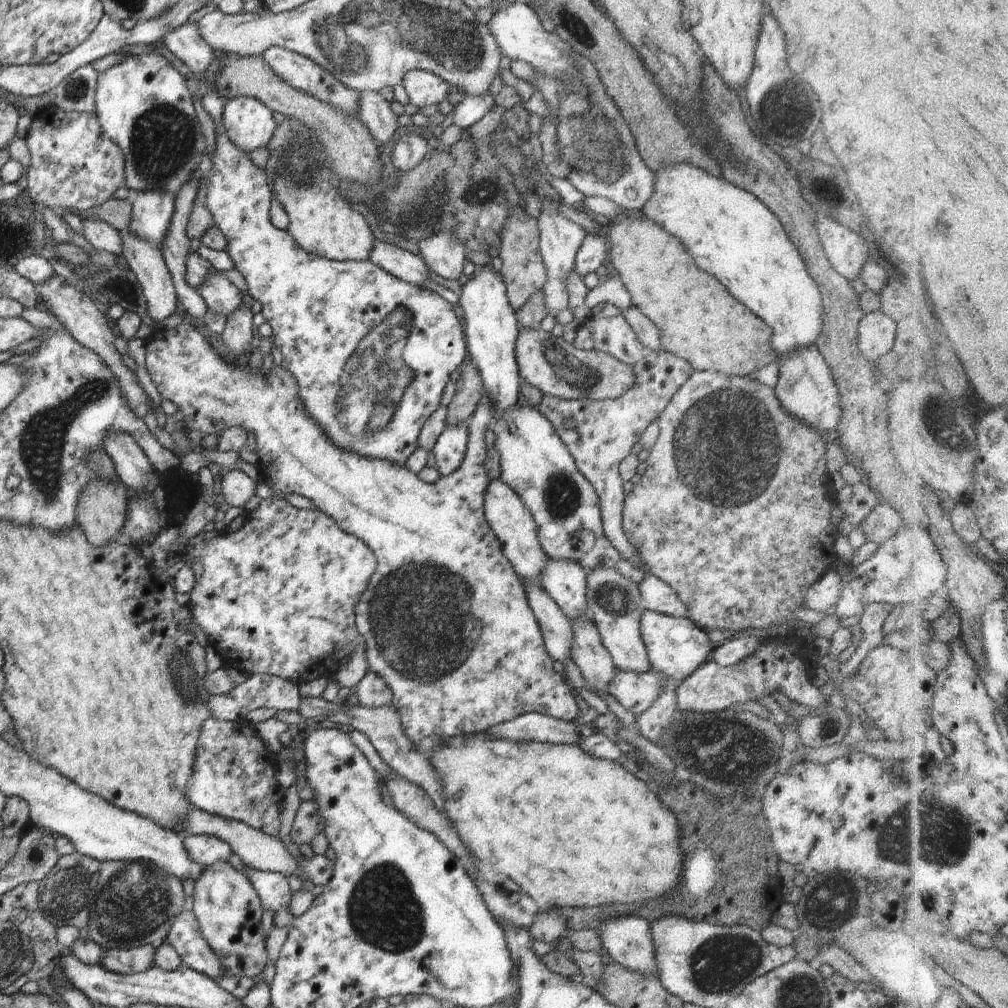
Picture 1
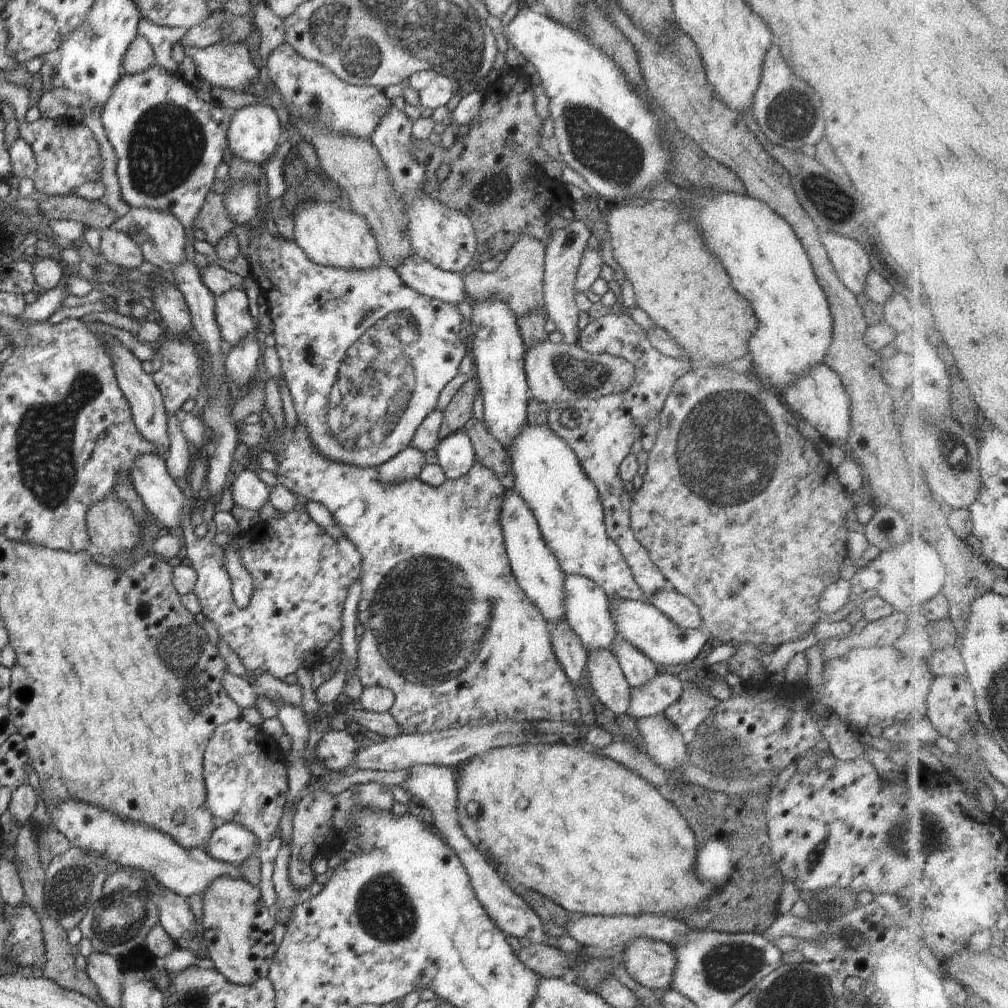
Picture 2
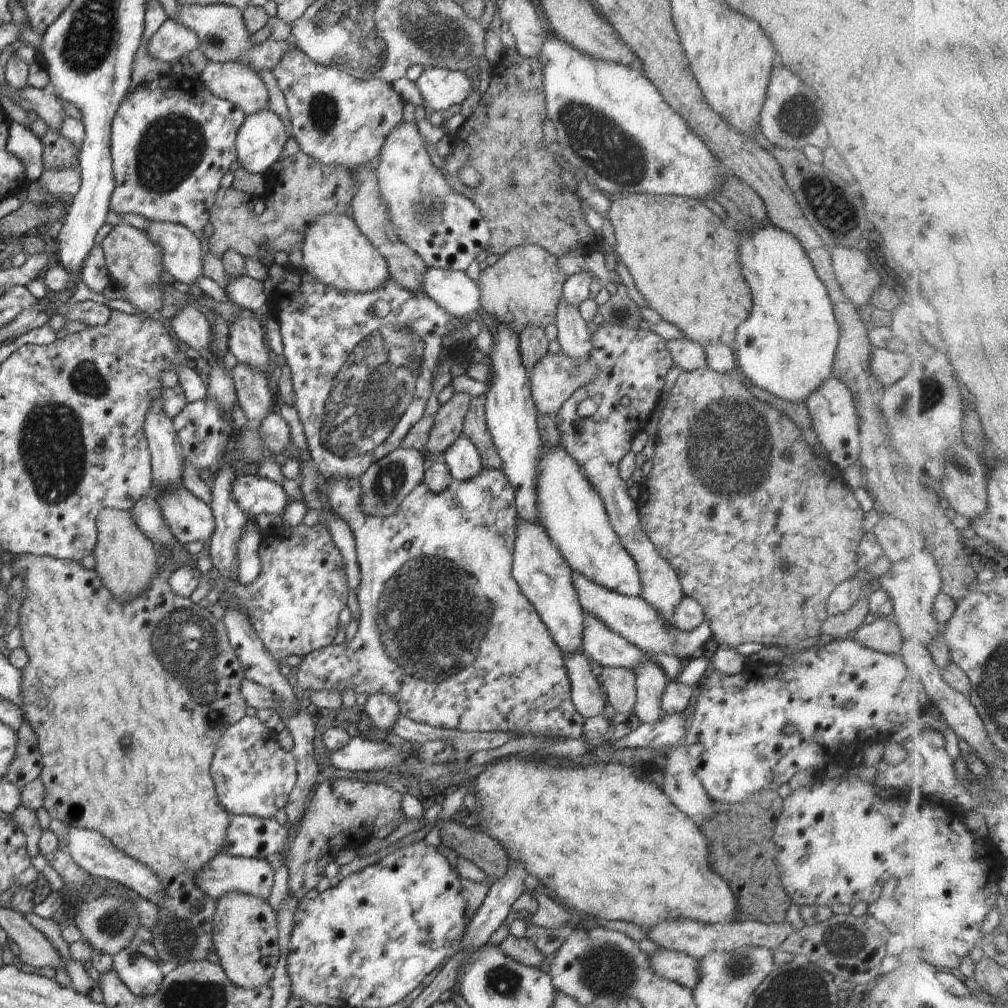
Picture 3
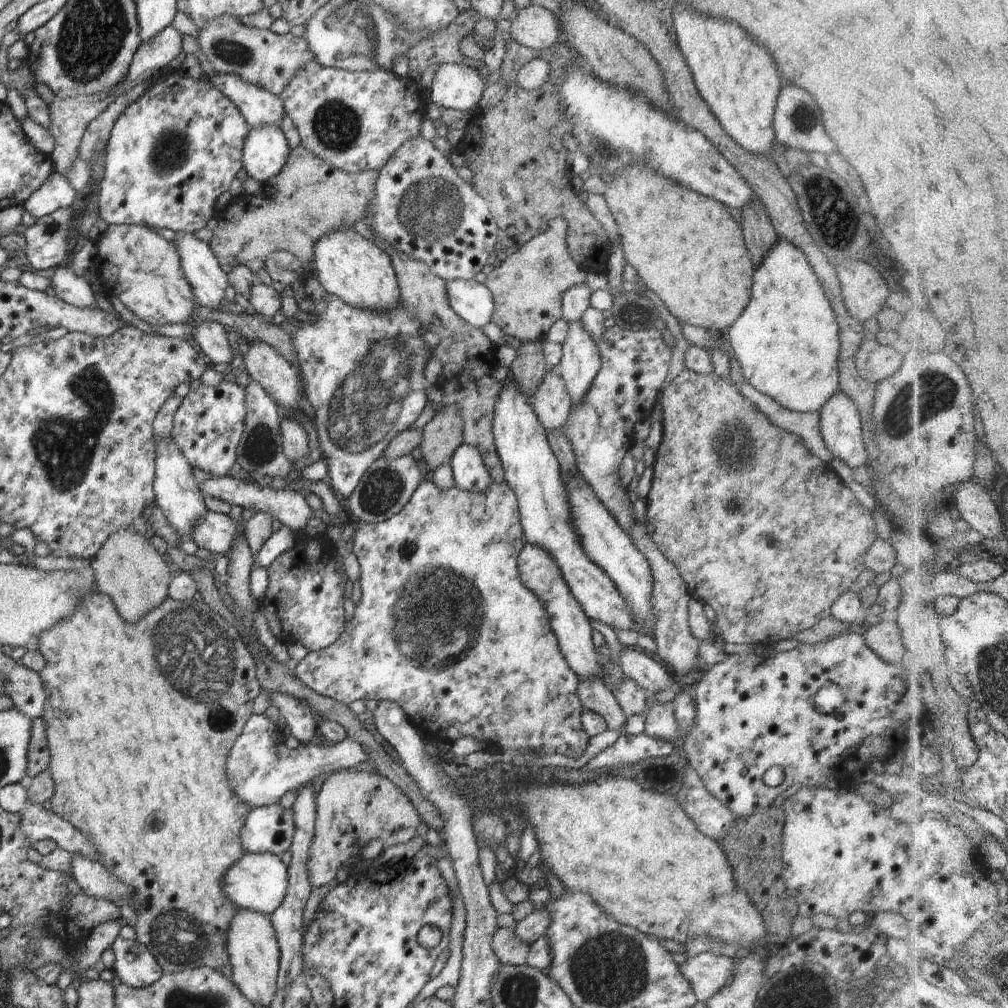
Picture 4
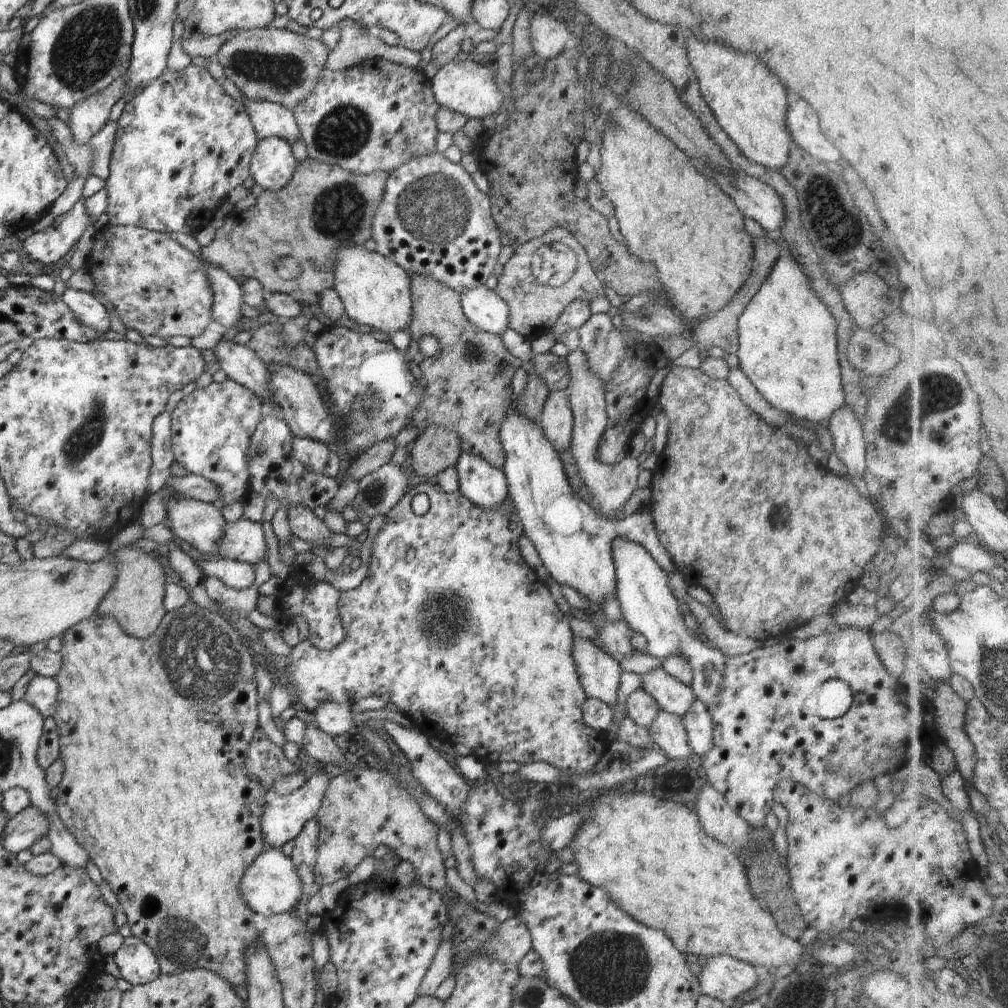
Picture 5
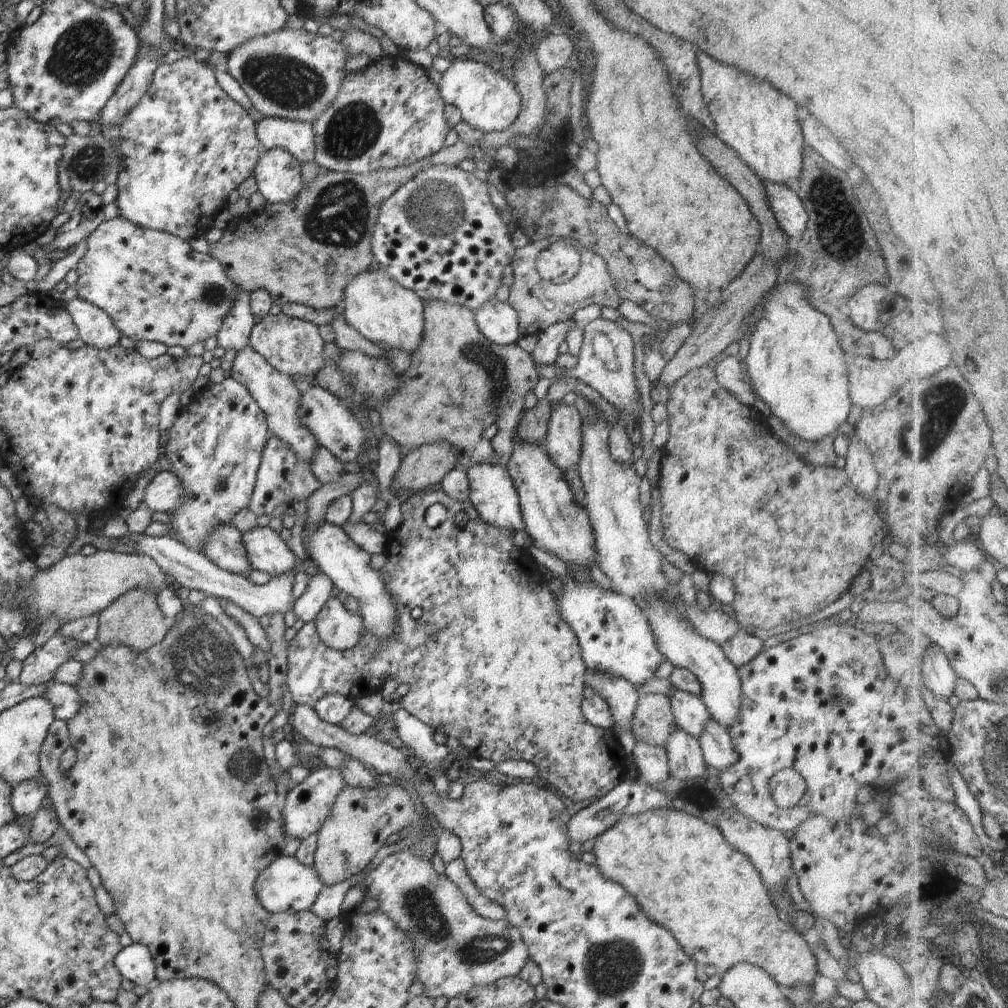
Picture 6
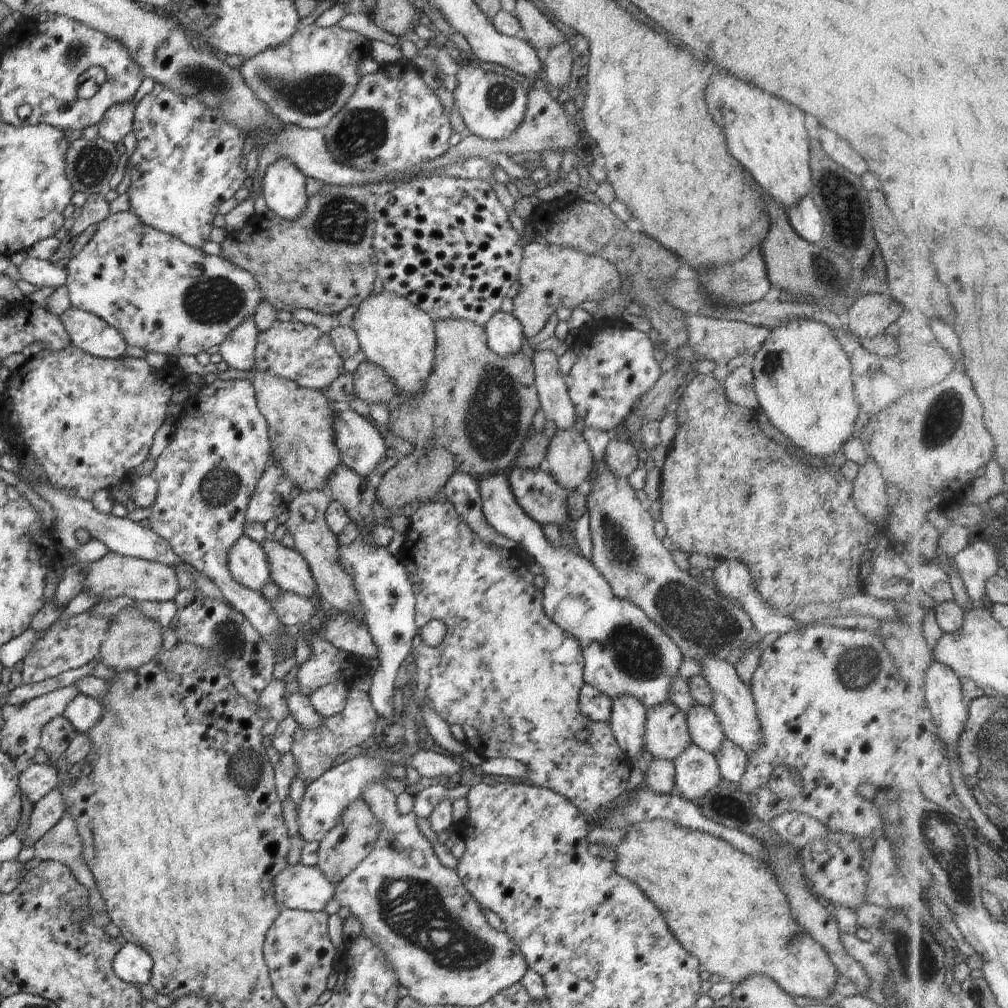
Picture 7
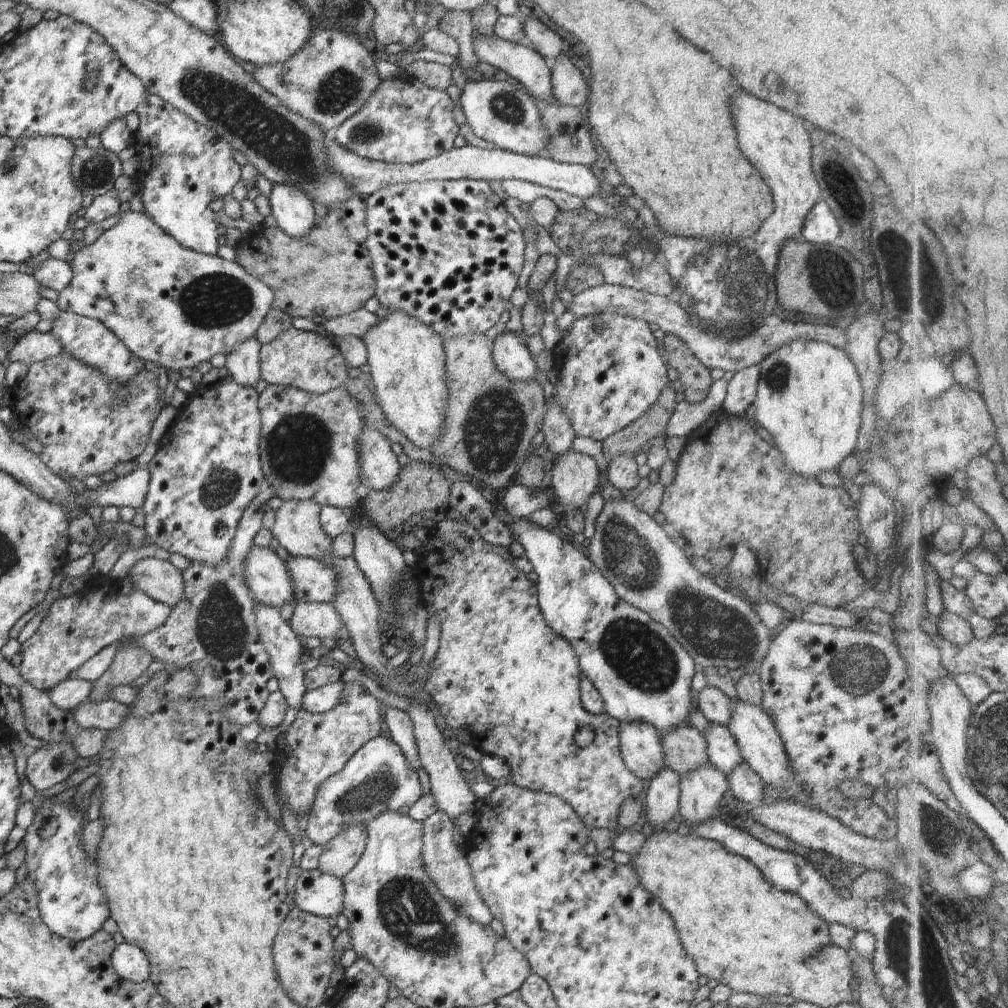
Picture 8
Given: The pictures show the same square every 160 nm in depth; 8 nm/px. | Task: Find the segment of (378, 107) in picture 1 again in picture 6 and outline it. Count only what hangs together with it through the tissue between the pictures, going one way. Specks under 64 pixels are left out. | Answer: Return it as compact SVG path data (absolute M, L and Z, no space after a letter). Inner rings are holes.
M434 165L421 168L408 182L402 186L397 187L394 194L387 198L380 207L380 214L378 215L374 234L371 238L371 251L374 258L378 261L379 268L382 269L390 278L393 278L399 285L415 292L423 301L428 299L438 299L452 304L459 304L468 307L474 312L482 303L485 303L489 298L494 298L498 288L502 286L502 270L512 262L515 247L511 242L512 228L494 207L490 201L488 184L482 181L472 173L462 170L456 166Z

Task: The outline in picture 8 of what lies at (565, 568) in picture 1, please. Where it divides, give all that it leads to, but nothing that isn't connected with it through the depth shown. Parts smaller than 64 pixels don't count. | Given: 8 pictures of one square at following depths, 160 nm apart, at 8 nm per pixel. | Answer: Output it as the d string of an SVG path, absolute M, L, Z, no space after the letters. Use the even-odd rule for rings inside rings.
M710 723L710 728L703 732L703 736L708 744L710 763L728 778L732 770L743 762L734 736L727 726L714 723Z

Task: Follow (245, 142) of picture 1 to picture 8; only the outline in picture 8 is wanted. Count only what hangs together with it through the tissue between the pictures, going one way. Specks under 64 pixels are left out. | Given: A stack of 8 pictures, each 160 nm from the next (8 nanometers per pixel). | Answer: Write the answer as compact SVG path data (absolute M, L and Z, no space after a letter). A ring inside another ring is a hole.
M273 184L270 208L276 225L290 238L304 238L310 234L316 213L313 201L292 184Z

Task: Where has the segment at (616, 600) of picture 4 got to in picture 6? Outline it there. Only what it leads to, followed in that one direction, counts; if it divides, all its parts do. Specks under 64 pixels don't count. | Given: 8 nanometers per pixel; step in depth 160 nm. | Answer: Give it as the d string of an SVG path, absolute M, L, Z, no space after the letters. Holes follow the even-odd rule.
M516 439L506 469L519 496L521 517L533 544L554 554L566 566L596 564L595 534L587 510L584 504L574 501L564 473L551 461L544 447Z

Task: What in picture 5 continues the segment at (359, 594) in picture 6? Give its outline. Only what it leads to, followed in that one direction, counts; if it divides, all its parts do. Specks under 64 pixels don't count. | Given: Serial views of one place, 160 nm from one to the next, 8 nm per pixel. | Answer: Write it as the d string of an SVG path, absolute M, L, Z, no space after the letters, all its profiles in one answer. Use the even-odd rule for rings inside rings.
M302 505L287 506L287 517L289 518L289 527L294 536L312 542L316 552L327 553L329 550L320 544L330 535L329 528L323 523L322 518L318 518L313 510Z

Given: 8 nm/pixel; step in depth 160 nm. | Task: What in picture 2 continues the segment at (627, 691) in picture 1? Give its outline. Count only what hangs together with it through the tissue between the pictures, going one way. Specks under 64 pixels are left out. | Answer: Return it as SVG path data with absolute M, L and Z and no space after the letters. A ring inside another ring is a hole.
M656 673L646 684L631 687L626 714L637 719L664 713L681 697L683 685L676 674Z

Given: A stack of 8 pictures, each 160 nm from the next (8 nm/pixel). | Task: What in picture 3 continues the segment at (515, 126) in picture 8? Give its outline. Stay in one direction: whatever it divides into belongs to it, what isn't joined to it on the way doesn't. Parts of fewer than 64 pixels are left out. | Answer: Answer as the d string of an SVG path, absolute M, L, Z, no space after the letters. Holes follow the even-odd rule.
M429 67L416 79L415 85L426 109L442 114L454 104L462 104L472 93L470 74L447 68Z

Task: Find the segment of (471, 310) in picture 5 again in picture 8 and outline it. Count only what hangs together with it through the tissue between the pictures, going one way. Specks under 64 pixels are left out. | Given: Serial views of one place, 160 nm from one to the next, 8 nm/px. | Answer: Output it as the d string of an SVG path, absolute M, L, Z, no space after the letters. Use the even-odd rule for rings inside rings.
M500 326L500 331L493 341L492 349L493 361L498 370L513 381L536 379L538 369L528 347L514 332L504 330L503 326Z

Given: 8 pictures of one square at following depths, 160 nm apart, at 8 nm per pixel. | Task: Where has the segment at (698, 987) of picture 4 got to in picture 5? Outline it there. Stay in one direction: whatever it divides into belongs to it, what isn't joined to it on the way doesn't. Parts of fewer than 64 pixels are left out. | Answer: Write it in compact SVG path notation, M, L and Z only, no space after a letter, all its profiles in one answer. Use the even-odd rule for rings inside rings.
M728 954L711 956L701 967L697 977L701 994L723 1003L731 1003L755 986L762 974L754 965Z

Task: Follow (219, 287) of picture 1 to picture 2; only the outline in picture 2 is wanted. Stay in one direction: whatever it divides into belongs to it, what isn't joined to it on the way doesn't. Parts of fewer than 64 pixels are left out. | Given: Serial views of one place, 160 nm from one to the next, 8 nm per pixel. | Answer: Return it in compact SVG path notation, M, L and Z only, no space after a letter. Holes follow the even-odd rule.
M230 289L215 295L214 314L221 337L235 345L257 330L257 320L248 311L248 297L242 289Z

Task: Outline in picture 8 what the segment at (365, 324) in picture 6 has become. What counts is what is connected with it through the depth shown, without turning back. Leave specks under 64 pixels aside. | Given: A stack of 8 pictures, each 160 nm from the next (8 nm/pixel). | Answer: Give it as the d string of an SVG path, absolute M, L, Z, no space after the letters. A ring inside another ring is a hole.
M395 310L382 315L361 342L367 349L370 366L366 379L375 389L384 416L412 444L431 450L441 433L447 409L443 338L417 318Z

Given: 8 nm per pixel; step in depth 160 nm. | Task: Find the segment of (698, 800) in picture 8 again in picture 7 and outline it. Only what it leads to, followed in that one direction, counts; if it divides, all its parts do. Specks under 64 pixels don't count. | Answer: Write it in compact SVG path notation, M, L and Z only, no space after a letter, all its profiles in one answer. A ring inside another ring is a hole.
M690 743L674 760L675 786L684 799L695 802L722 778L716 757Z

